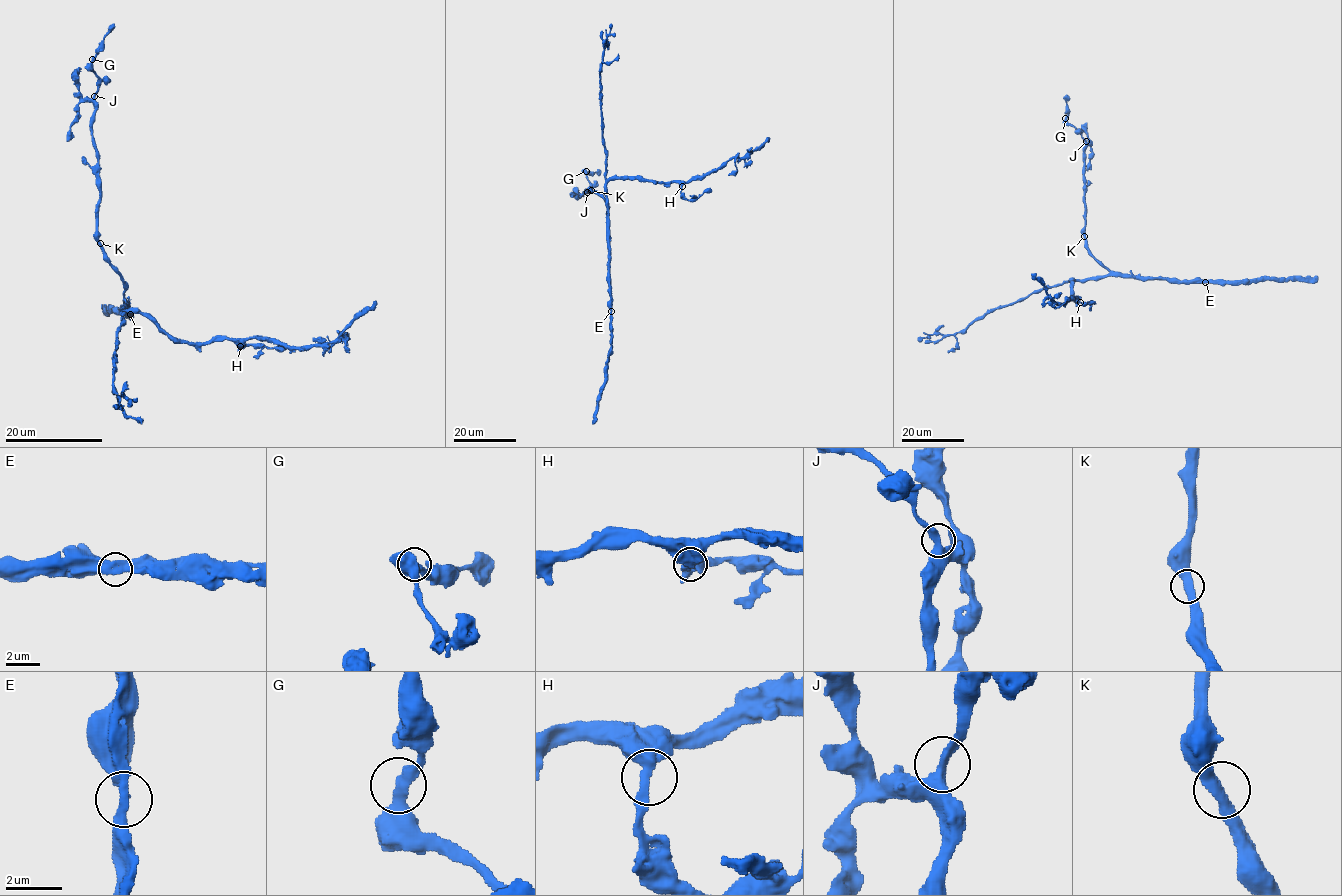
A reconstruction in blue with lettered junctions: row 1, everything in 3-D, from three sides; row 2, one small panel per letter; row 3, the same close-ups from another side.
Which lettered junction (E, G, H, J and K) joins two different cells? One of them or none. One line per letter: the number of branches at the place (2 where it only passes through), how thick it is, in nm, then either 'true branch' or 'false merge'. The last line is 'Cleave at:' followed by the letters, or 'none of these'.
E: 2 | 440 nm | true branch
G: 2 | 400 nm | true branch
H: 2 | 400 nm | true branch
J: 2 | 440 nm | true branch
K: 2 | 440 nm | true branch
Cleave at: none of these

